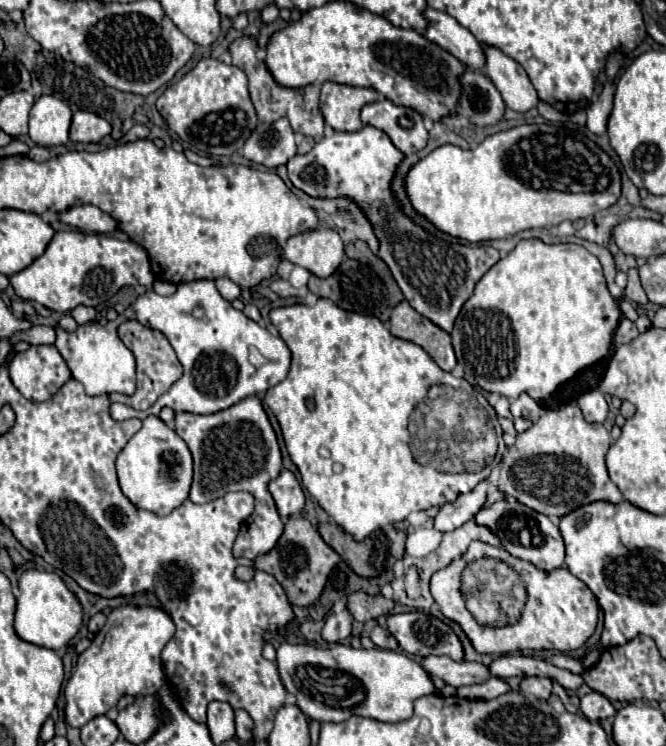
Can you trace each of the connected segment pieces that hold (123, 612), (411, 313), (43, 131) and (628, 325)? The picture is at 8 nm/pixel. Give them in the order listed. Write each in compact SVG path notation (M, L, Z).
M123 604L111 610L105 626L97 632L91 646L77 658L77 668L65 686L65 720L81 728L89 720L115 708L121 696L155 694L165 684L161 650L173 638L171 616L153 606Z
M407 300L393 308L389 330L401 340L409 340L421 346L443 370L451 372L455 368L457 362L451 346L451 336L429 318L421 316Z
M41 96L29 114L29 136L39 146L69 142L71 108L55 96Z
M623 318L623 320L619 322L619 326L617 326L617 330L615 330L613 342L619 346L619 344L627 344L627 342L631 342L631 340L637 338L637 336L639 336L639 330L635 328L635 324L633 324L631 320Z

